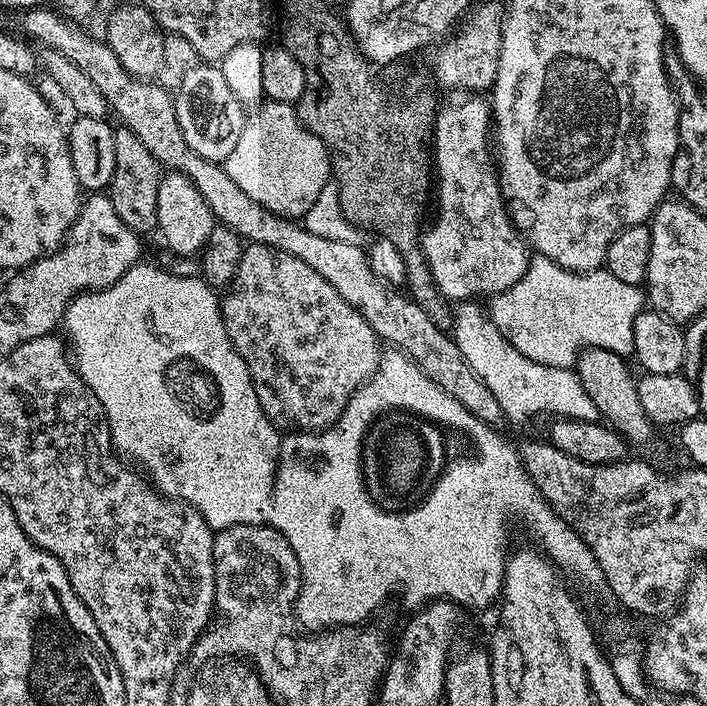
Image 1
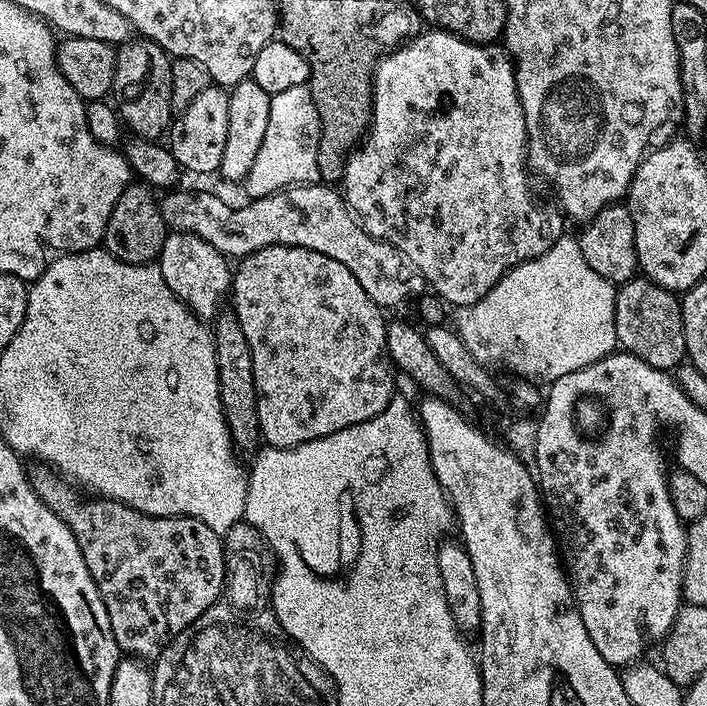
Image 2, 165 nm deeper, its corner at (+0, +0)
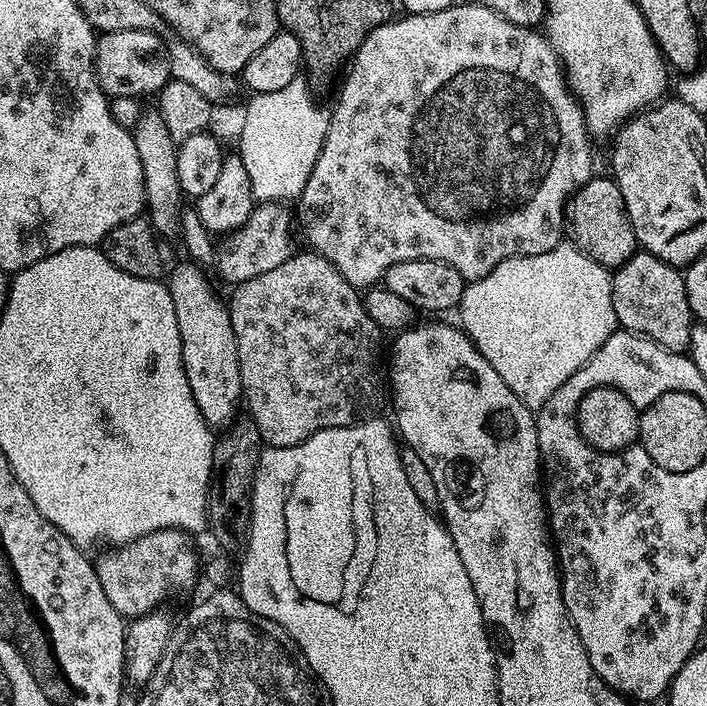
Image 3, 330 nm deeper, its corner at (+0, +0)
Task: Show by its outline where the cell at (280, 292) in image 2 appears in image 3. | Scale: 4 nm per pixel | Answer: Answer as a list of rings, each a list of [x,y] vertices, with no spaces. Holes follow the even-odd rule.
[[[311,250],[297,251],[282,266],[275,270],[269,270],[266,274],[258,274],[258,278],[250,278],[246,282],[235,285],[231,289],[232,300],[227,301],[230,322],[234,330],[234,338],[238,342],[238,362],[240,363],[240,390],[243,403],[248,404],[247,415],[258,426],[258,434],[261,441],[270,448],[285,448],[301,444],[306,438],[318,434],[318,430],[327,428],[349,428],[360,424],[364,420],[373,419],[380,408],[380,403],[386,400],[386,372],[380,369],[380,337],[381,329],[364,309],[361,293],[338,270],[326,257],[319,256]]]

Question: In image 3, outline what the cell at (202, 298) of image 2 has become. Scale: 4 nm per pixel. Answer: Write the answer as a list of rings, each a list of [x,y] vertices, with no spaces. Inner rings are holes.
[[[185,262],[186,264],[180,264],[176,269],[171,272],[167,277],[166,283],[168,286],[168,293],[170,298],[174,302],[174,315],[178,318],[178,334],[182,338],[182,366],[186,370],[186,382],[190,382],[190,394],[194,394],[194,402],[198,406],[198,410],[202,414],[202,418],[208,423],[209,428],[213,430],[223,430],[232,423],[233,420],[237,419],[238,412],[236,407],[241,407],[242,404],[242,393],[240,390],[240,363],[238,362],[238,342],[234,338],[234,330],[232,329],[232,323],[230,322],[230,314],[228,313],[228,305],[222,299],[219,300],[216,297],[216,292],[212,289],[212,284],[208,281],[209,274],[203,267],[193,262]]]

